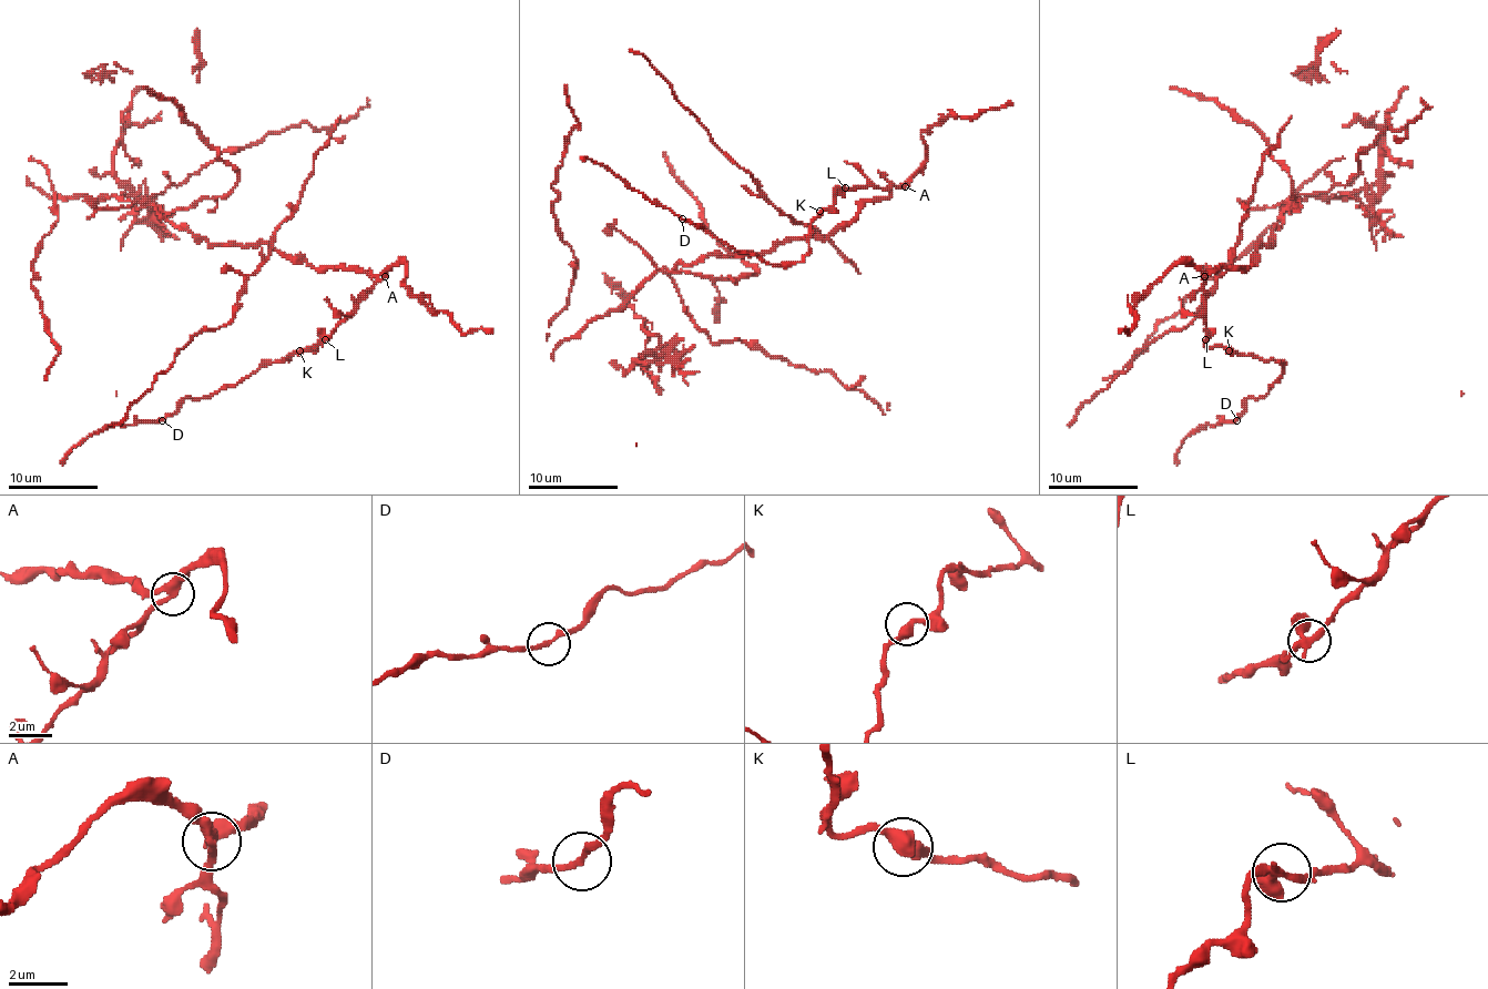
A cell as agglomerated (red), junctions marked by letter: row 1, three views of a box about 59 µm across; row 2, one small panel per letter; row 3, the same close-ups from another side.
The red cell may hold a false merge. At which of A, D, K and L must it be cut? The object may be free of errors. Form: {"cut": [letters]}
{"cut": ["A"]}

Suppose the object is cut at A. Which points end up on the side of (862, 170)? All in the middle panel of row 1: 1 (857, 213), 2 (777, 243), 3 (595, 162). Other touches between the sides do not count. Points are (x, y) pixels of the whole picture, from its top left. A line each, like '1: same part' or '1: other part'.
1: other part
2: other part
3: same part

